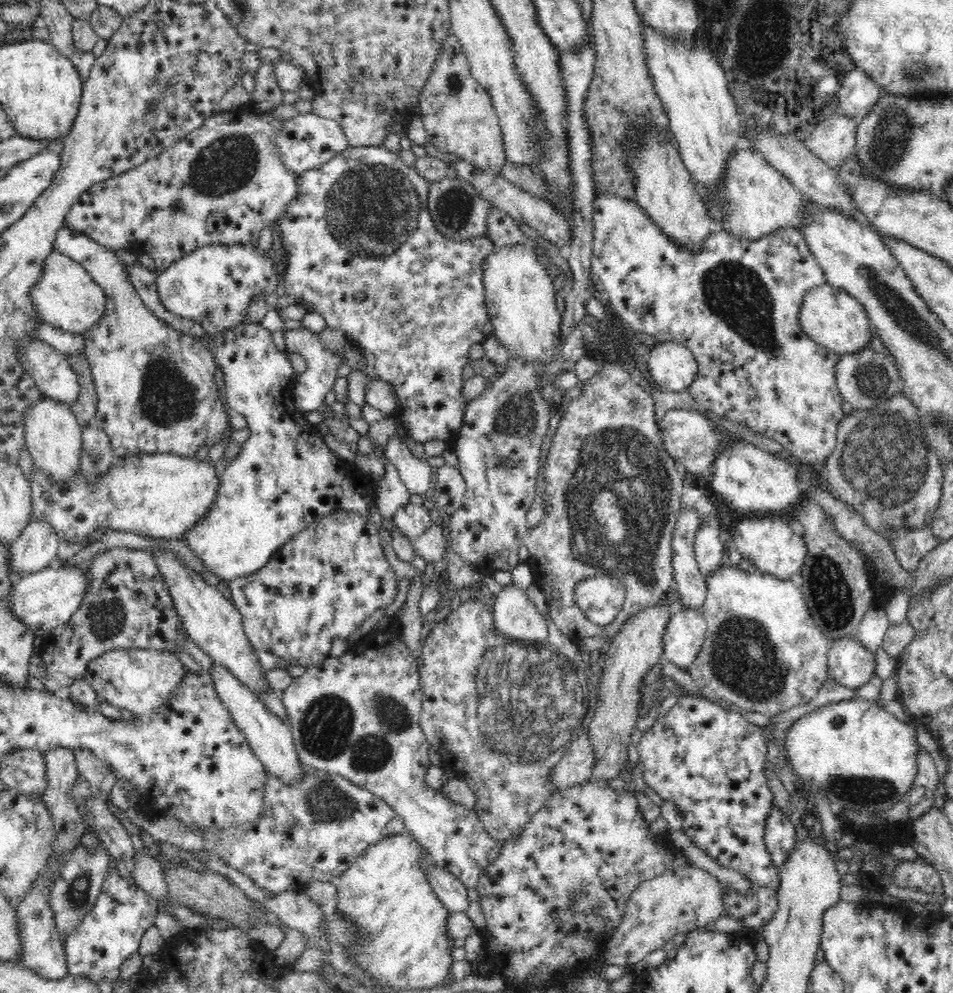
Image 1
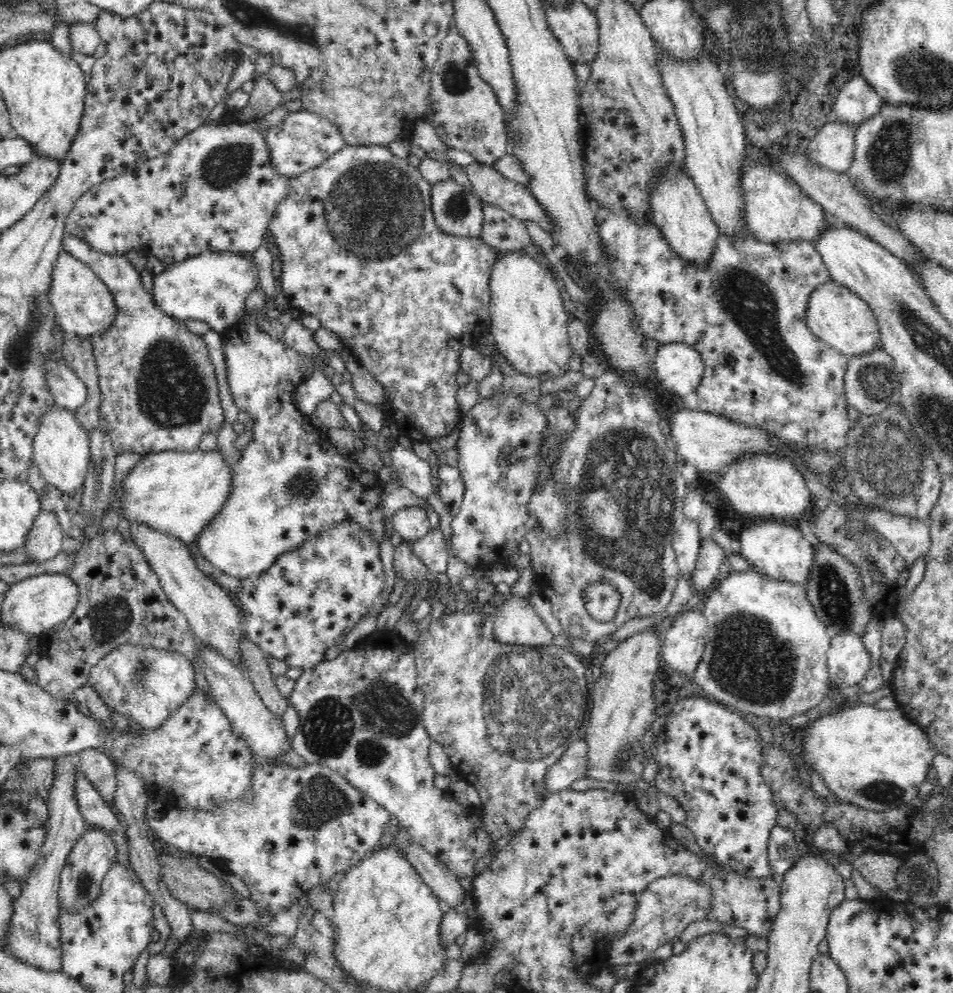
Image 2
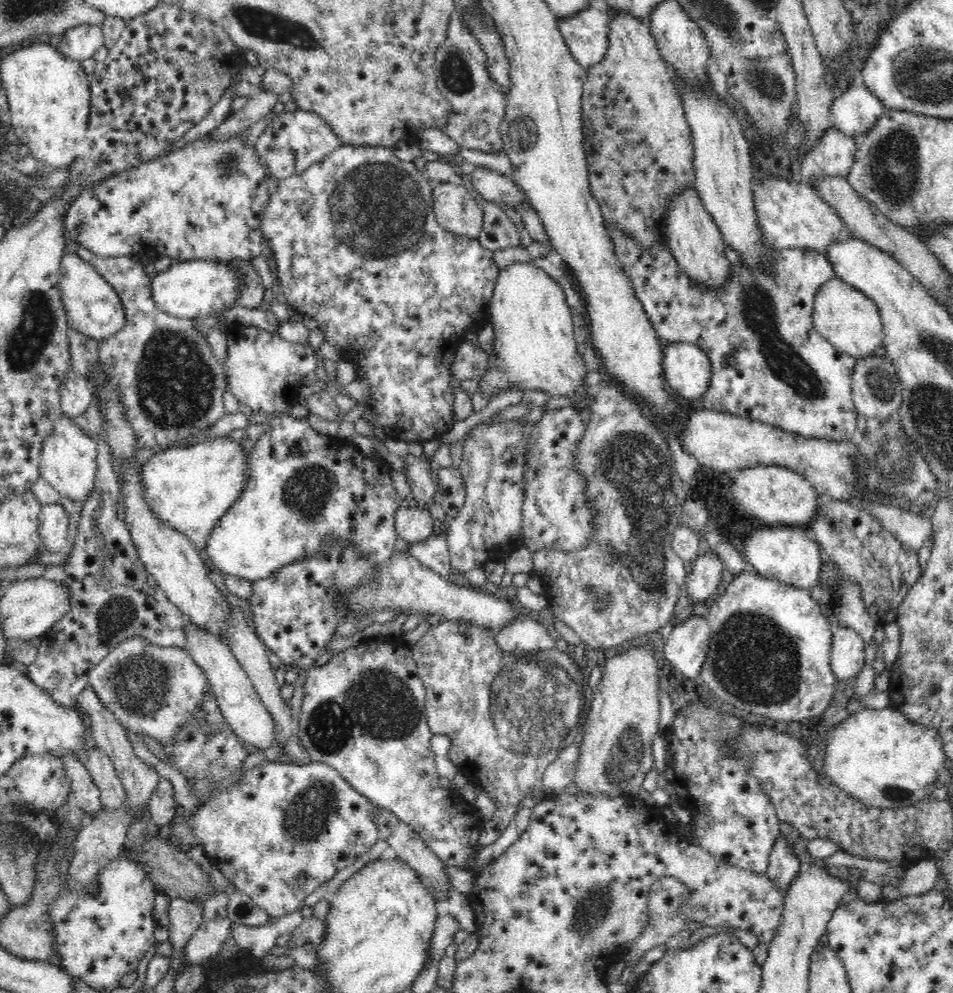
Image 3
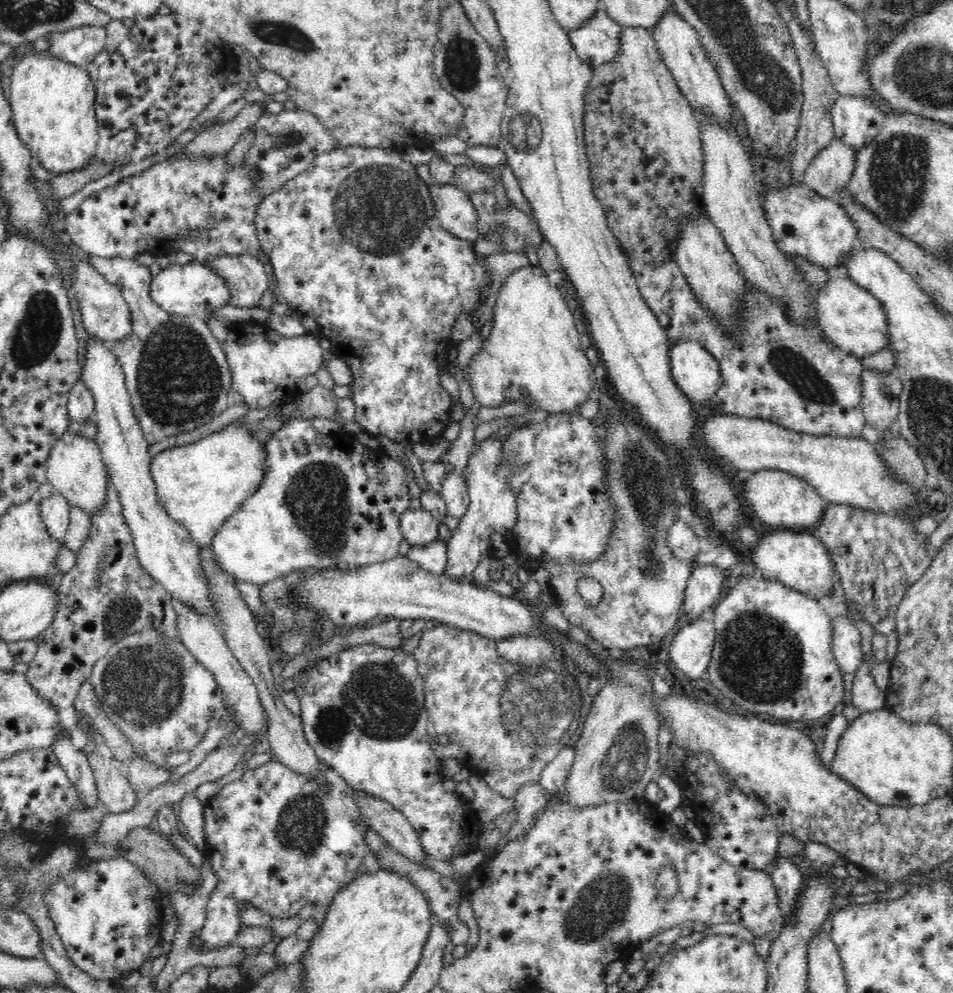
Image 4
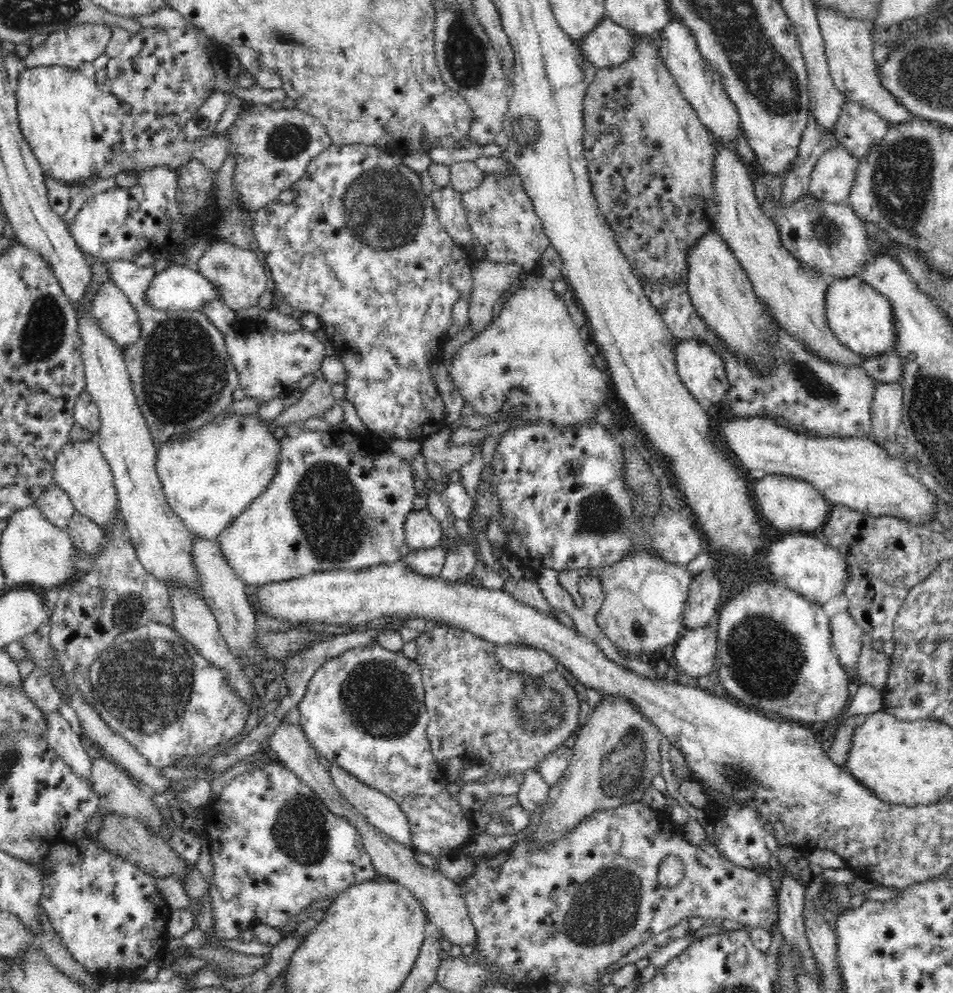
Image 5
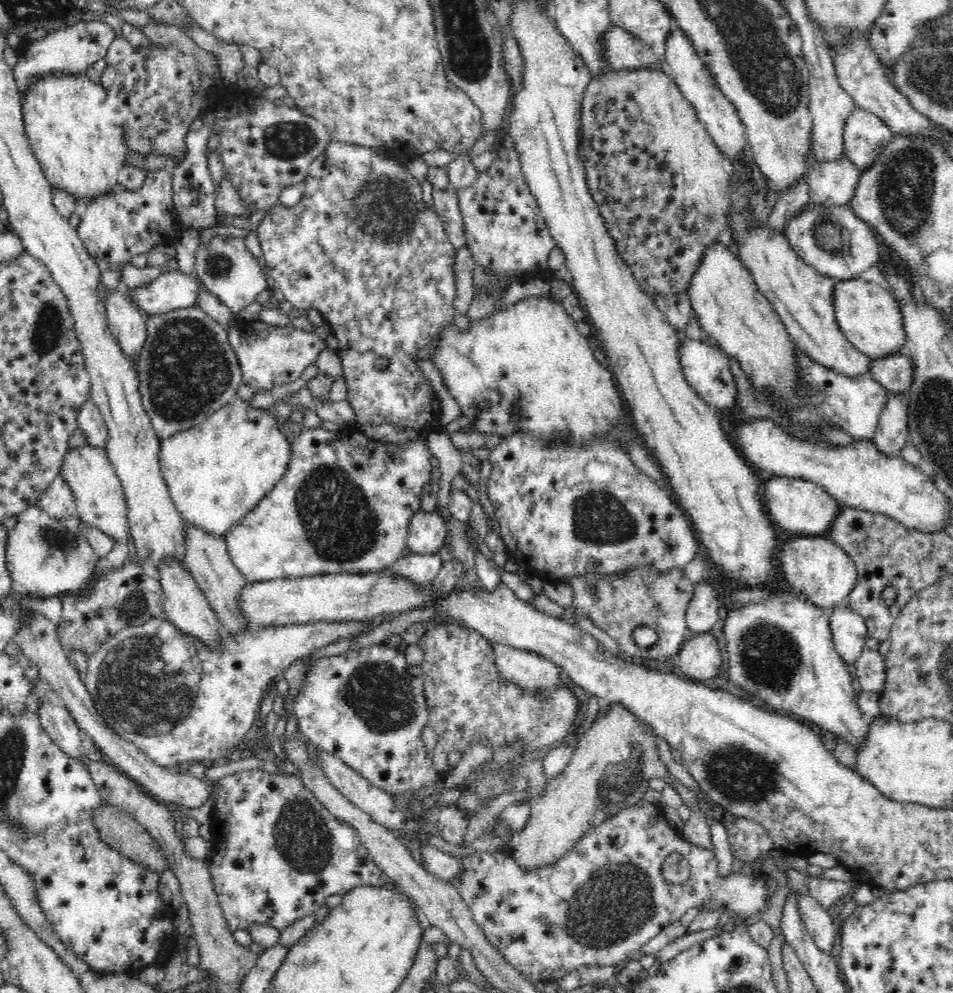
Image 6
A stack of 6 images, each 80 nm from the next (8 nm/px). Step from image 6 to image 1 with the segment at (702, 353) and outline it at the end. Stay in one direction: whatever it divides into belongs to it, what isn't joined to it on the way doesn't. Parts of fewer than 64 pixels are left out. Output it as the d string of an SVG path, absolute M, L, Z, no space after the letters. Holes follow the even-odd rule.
M670 341L656 342L650 349L647 367L654 384L662 390L687 390L699 367L691 350Z

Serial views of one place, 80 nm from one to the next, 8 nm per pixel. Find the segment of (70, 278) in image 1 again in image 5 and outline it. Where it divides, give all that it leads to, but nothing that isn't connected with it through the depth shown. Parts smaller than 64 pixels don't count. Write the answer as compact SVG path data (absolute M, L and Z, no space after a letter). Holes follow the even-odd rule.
M111 280L102 283L89 302L89 312L102 332L122 349L134 344L141 333L136 309L128 297Z

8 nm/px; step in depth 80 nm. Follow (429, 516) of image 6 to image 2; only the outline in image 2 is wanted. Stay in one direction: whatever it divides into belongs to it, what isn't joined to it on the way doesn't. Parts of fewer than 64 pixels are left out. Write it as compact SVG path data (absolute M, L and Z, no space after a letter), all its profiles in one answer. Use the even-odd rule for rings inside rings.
M420 505L398 509L393 514L392 522L393 529L409 542L422 538L431 529L426 509Z

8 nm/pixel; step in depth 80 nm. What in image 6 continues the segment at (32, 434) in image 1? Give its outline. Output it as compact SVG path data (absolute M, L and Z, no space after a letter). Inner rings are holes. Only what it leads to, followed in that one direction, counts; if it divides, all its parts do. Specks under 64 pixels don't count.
M88 444L68 449L59 475L69 484L77 506L77 516L92 527L99 528L115 541L127 541L129 520L122 483L115 474L106 451Z

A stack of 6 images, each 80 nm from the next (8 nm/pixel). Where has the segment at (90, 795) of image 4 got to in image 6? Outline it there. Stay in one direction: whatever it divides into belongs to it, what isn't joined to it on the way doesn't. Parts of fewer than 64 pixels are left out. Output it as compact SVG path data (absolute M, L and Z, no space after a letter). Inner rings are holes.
M61 701L44 702L38 709L42 728L49 734L50 739L64 751L64 754L78 762L88 762L82 752L82 740L80 740L80 728L72 718L71 713L66 710Z

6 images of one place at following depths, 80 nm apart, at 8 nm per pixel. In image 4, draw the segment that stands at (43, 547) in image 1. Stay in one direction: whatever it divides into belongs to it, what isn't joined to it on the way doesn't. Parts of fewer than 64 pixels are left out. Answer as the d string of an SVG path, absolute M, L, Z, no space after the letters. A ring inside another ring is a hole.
M54 491L51 496L40 499L39 509L47 533L55 540L64 542L70 520L69 502L60 493Z

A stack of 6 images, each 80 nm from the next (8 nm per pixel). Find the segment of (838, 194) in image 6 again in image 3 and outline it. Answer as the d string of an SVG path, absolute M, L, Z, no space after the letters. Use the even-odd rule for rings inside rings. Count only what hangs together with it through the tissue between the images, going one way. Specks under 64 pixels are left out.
M832 125L820 142L806 154L801 164L801 181L818 184L825 176L847 178L855 159L855 138L845 136Z

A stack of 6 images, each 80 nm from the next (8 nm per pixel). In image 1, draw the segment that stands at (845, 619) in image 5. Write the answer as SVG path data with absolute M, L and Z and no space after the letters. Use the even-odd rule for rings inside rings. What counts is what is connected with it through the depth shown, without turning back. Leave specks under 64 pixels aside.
M855 638L832 642L828 651L828 679L857 689L876 675L875 654Z

